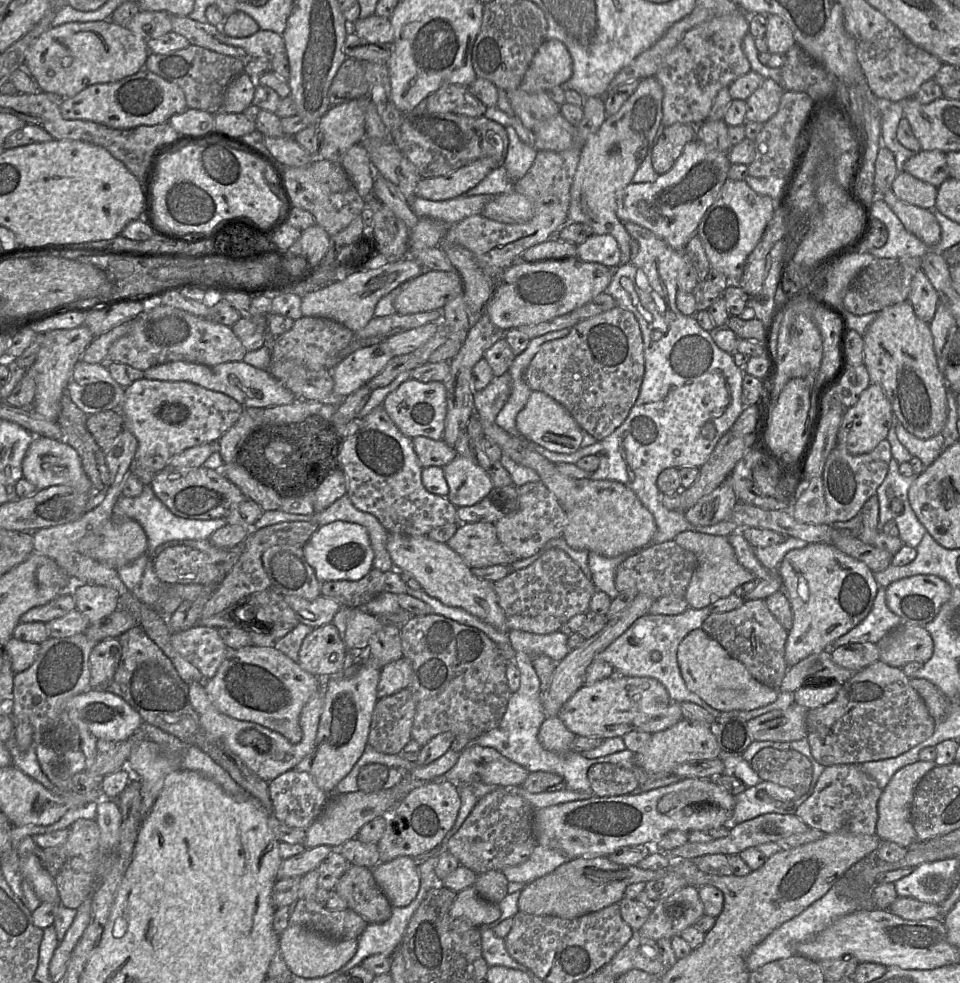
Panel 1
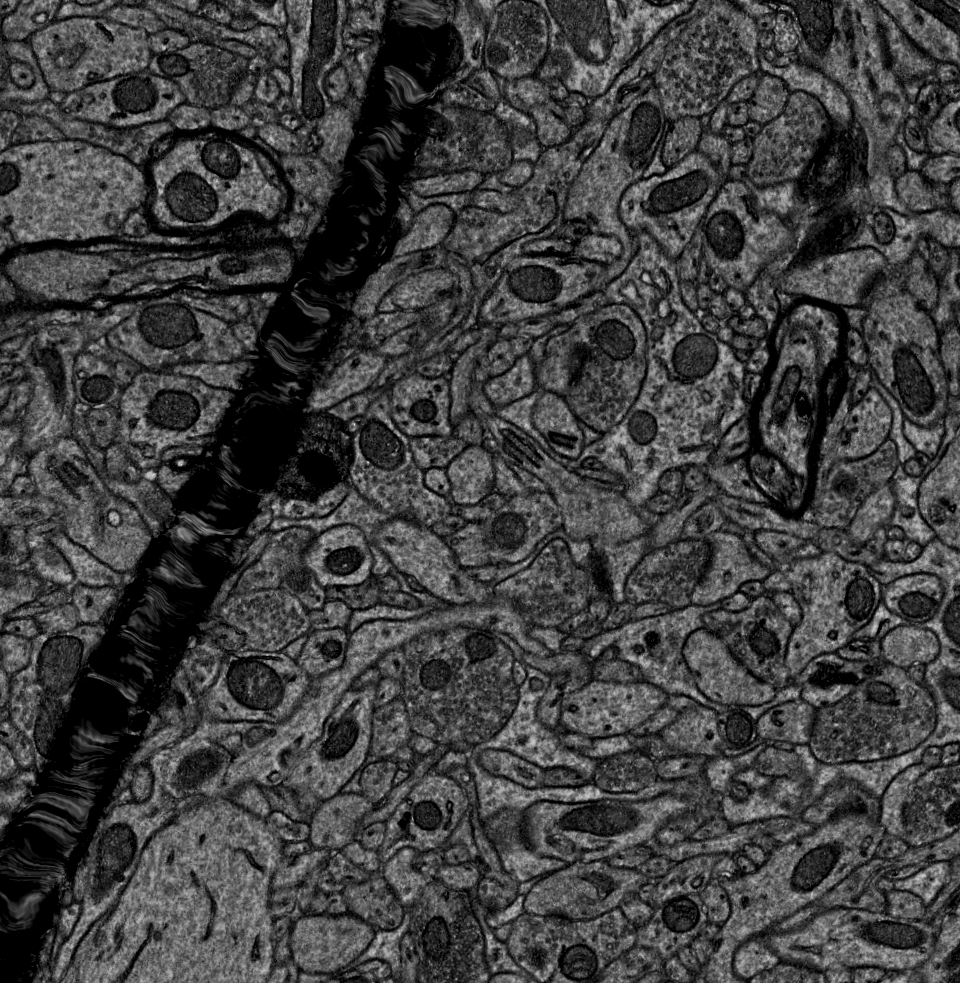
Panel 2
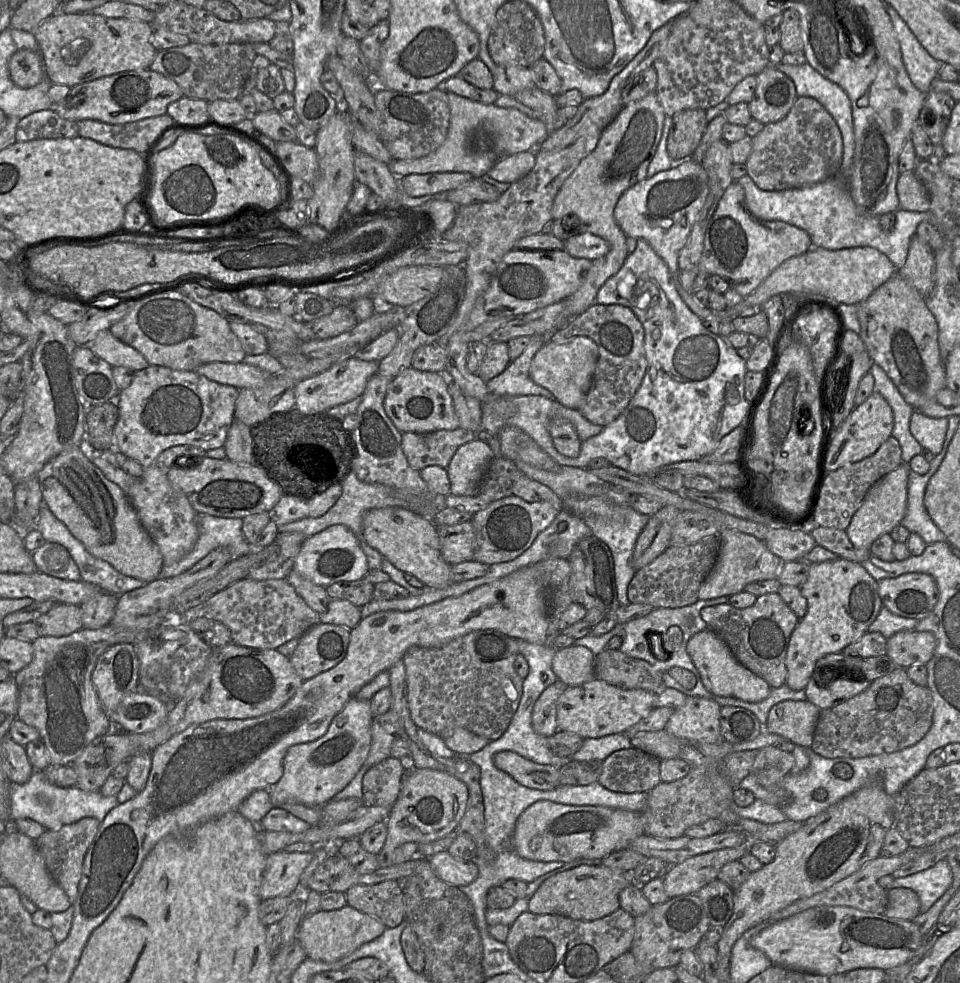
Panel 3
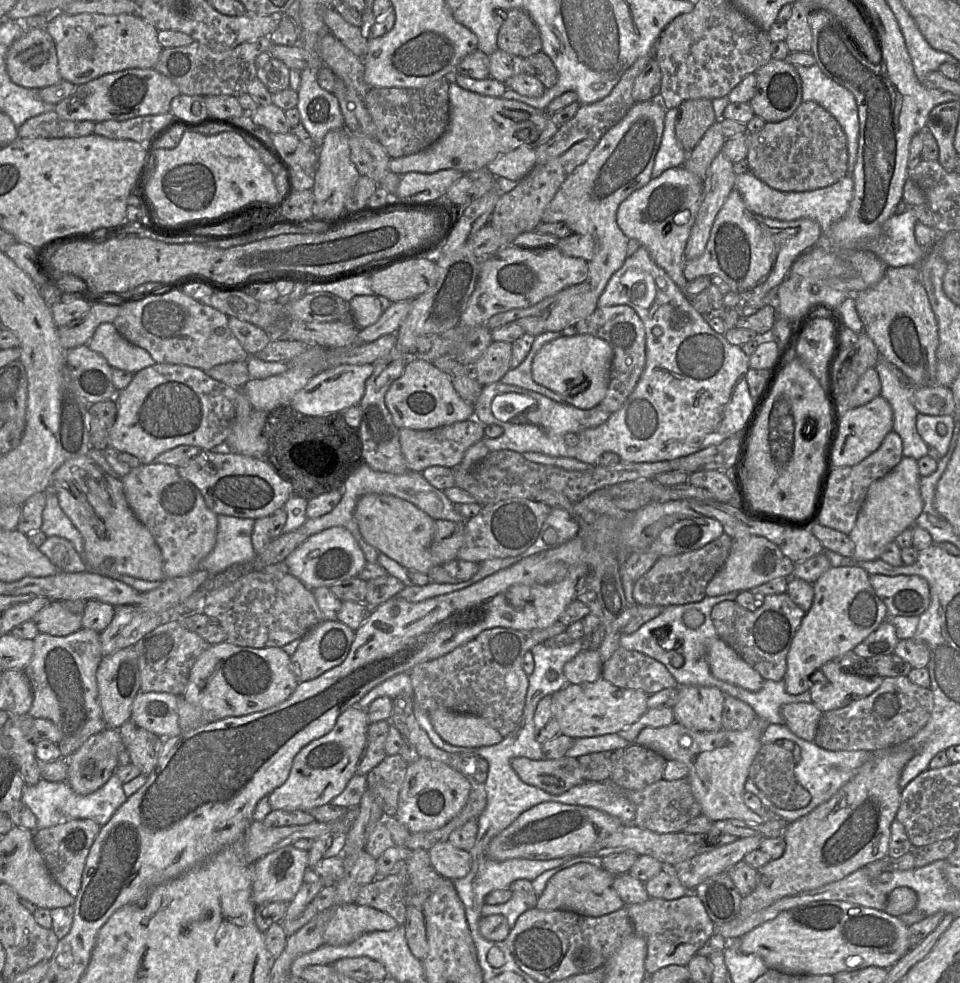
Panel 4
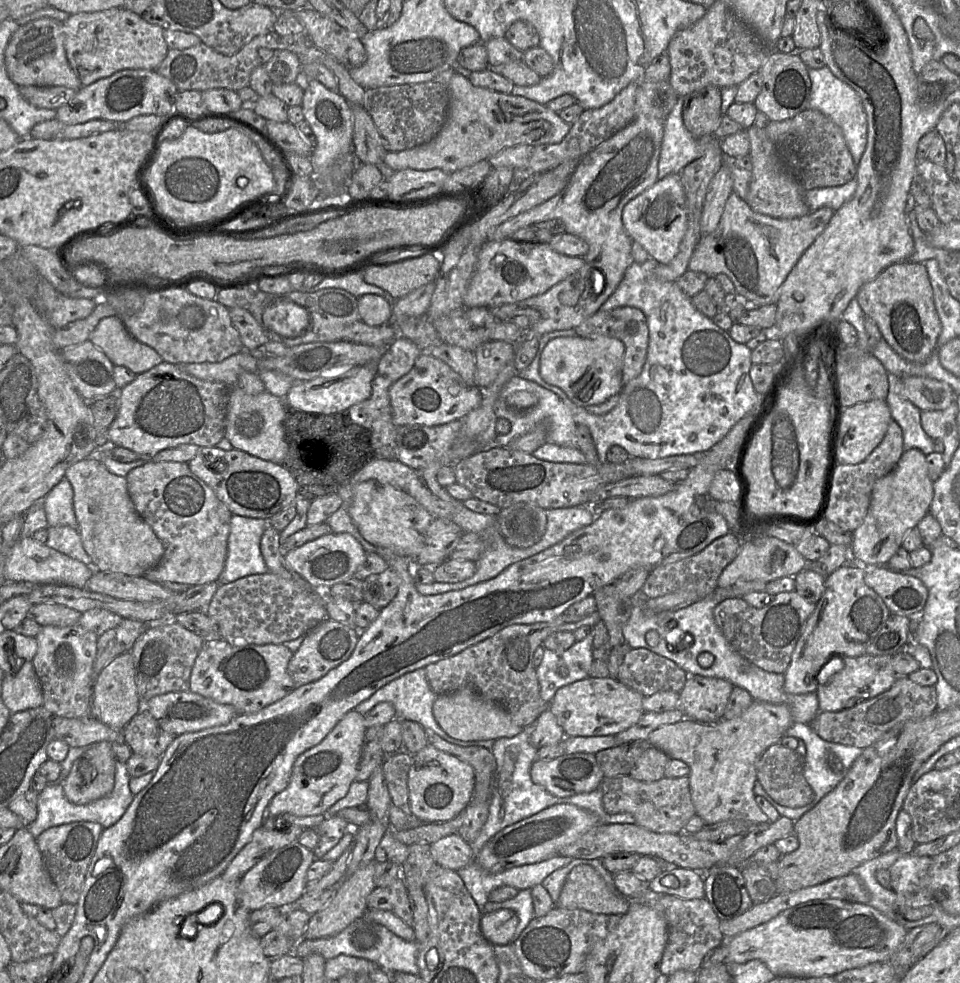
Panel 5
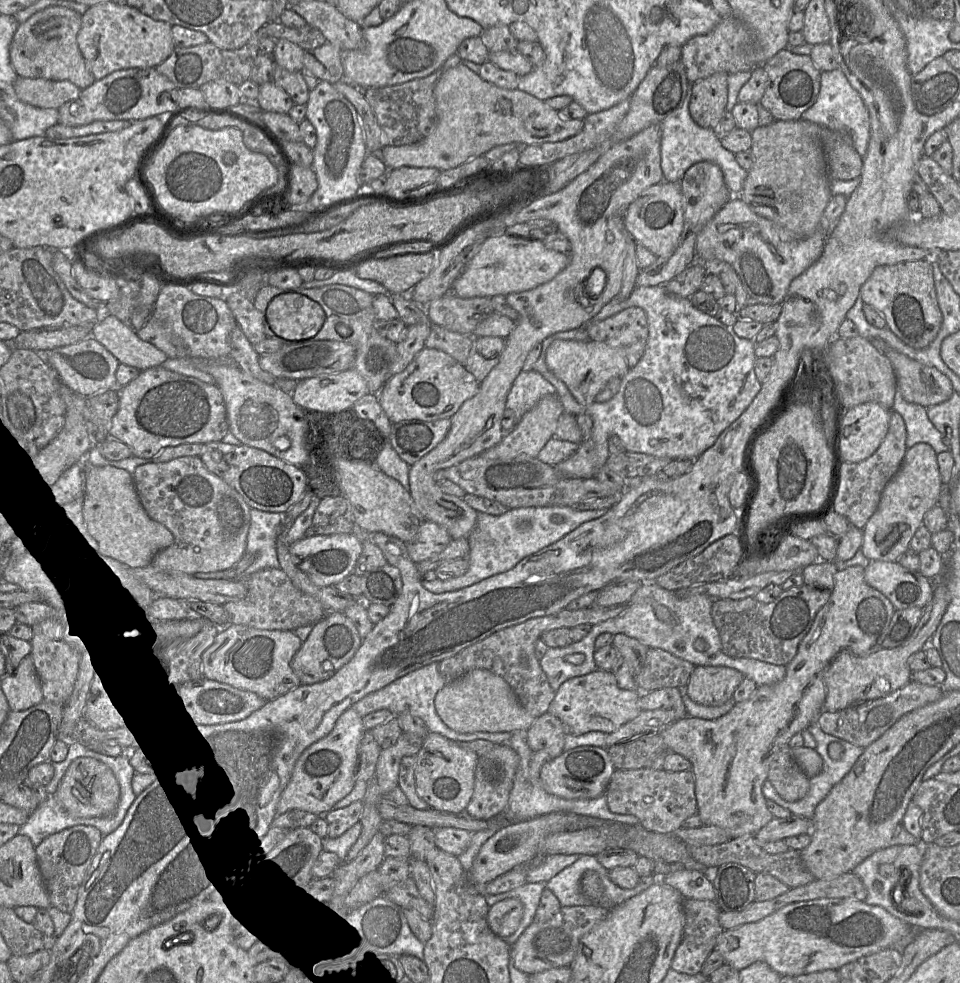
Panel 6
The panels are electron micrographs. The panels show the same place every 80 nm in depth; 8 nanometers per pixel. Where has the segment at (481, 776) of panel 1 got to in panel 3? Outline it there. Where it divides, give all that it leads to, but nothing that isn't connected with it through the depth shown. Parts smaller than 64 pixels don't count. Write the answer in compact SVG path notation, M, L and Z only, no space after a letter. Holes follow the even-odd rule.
M513 751L496 753L493 763L528 788L552 790L560 785L559 767L534 762Z

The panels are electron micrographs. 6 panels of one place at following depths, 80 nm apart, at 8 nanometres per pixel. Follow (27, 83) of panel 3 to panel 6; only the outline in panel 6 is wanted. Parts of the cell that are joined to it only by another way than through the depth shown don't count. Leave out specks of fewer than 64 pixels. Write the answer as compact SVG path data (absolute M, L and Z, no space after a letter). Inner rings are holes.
M50 6L19 24L9 49L10 62L17 76L55 81L66 80L80 89L92 85L96 79L87 68L77 43L81 22L81 12L61 6Z

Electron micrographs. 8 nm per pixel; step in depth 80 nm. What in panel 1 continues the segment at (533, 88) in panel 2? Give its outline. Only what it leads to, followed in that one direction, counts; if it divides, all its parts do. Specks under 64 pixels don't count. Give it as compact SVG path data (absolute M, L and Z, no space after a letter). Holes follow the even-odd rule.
M519 87L506 91L514 115L531 131L539 121L560 113L560 107L547 92L527 93Z

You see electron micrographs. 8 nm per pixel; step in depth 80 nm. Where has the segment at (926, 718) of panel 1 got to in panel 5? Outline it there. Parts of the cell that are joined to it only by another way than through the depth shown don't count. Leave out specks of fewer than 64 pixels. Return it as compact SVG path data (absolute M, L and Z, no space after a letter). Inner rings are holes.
M899 677L885 692L839 711L819 711L809 723L823 740L865 749L894 726L925 718L937 711L937 693L934 686L922 686L908 677Z

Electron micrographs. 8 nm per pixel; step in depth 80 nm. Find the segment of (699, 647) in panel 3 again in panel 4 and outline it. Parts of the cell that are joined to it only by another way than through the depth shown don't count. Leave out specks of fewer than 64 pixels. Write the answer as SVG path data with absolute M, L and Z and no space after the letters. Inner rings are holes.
M721 638L708 641L707 662L712 675L751 692L760 690L764 679Z

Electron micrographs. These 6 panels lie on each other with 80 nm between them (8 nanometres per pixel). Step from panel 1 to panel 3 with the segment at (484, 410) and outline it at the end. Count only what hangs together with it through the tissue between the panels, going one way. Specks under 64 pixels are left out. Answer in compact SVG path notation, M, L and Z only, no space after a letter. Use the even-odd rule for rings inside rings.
M535 335L524 352L510 362L498 376L486 382L489 393L494 396L543 395L554 398L549 390L536 384L529 375L536 352L547 342L541 335Z

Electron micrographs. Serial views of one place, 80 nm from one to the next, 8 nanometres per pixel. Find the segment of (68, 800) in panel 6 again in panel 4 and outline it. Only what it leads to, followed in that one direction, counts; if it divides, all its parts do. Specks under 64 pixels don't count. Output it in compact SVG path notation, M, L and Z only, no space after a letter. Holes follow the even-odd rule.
M105 729L91 736L68 756L66 783L80 795L93 793L103 786L118 767L118 756L125 745L117 729Z

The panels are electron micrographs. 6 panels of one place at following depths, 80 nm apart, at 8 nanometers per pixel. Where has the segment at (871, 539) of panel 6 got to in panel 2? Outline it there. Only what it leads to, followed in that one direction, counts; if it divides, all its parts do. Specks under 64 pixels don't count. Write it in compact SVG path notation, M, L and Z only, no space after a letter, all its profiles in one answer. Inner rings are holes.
M888 482L865 498L845 531L854 543L864 545L877 529L890 526L895 507L896 498Z

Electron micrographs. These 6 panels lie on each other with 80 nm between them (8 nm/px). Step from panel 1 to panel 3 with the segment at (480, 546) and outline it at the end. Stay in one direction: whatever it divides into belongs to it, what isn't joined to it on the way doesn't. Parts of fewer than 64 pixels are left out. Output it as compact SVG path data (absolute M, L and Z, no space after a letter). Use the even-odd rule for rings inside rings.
M471 521L436 527L443 559L449 565L472 561L475 552L475 532Z

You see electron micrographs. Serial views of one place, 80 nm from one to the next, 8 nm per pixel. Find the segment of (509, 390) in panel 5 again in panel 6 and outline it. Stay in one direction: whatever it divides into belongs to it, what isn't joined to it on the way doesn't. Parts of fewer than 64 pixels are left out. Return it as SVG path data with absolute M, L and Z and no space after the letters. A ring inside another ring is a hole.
M521 371L508 393L506 409L513 410L519 421L540 399L549 395L557 396L557 390L539 372Z

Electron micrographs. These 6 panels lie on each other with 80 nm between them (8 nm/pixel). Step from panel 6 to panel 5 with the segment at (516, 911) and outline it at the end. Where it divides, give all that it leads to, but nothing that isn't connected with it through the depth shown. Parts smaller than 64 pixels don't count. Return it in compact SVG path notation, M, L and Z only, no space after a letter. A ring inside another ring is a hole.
M499 909L483 913L480 929L484 938L493 945L506 945L513 941L519 919L514 911Z

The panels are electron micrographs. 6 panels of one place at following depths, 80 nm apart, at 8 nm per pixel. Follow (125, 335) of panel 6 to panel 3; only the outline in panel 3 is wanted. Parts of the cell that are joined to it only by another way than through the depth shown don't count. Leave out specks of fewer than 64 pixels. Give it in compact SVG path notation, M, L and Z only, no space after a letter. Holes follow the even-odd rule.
M109 329L100 331L92 342L88 342L84 346L112 367L123 366L136 372L149 366L149 363L140 352L114 337Z

